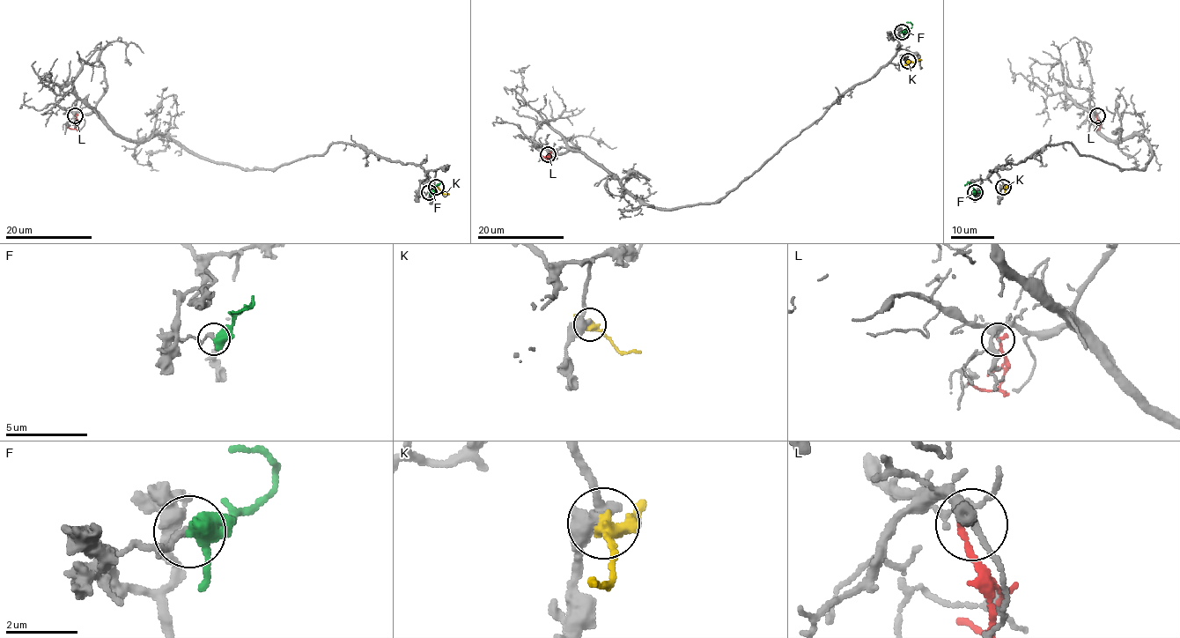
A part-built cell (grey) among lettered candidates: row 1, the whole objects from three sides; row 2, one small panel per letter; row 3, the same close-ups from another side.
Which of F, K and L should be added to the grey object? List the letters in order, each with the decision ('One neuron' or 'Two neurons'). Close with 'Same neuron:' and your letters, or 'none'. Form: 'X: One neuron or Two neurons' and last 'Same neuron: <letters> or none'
F: Two neurons
K: Two neurons
L: Two neurons
Same neuron: none

